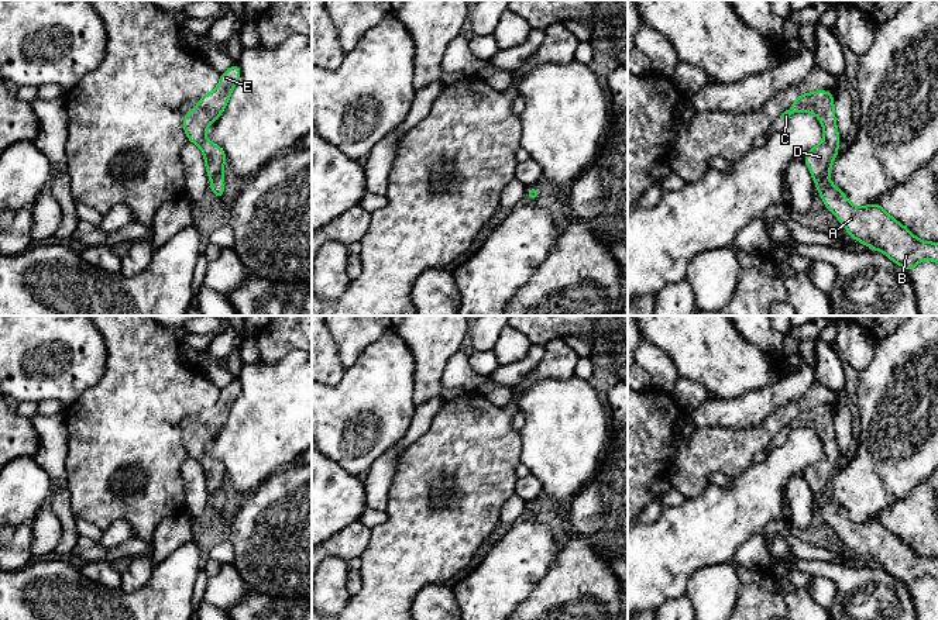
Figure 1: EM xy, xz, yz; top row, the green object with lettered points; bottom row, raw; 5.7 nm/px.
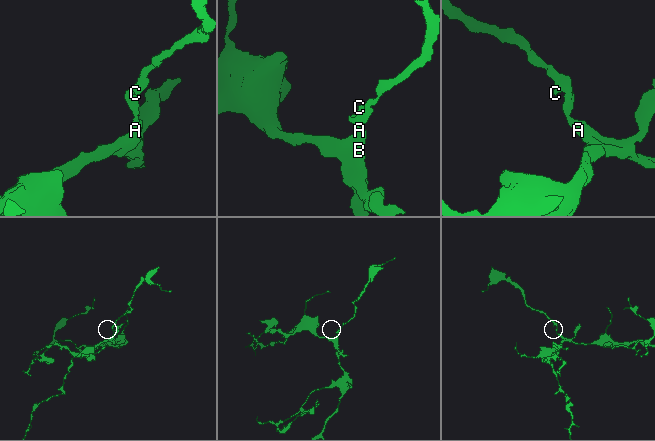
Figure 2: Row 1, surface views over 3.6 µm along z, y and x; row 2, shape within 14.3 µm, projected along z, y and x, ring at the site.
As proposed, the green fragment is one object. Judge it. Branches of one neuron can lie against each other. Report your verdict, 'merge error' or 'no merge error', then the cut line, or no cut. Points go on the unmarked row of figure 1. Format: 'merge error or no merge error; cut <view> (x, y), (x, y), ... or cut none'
no merge error; cut none

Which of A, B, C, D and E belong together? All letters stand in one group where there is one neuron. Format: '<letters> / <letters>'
A B C D E

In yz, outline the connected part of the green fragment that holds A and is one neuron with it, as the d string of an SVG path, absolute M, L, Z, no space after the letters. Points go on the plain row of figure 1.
M829 406L801 409L780 434L788 435L791 430L798 427L815 430L822 440L824 458L808 465L803 475L815 496L815 504L825 523L836 531L848 550L870 565L882 566L908 589L924 575L938 579L938 558L918 555L907 542L886 528L879 519L865 523L852 521L846 510L828 495L839 465L834 410Z

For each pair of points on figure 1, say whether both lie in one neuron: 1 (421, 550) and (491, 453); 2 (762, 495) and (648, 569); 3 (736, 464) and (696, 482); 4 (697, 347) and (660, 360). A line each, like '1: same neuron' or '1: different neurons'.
1: same neuron
2: same neuron
3: same neuron
4: different neurons

